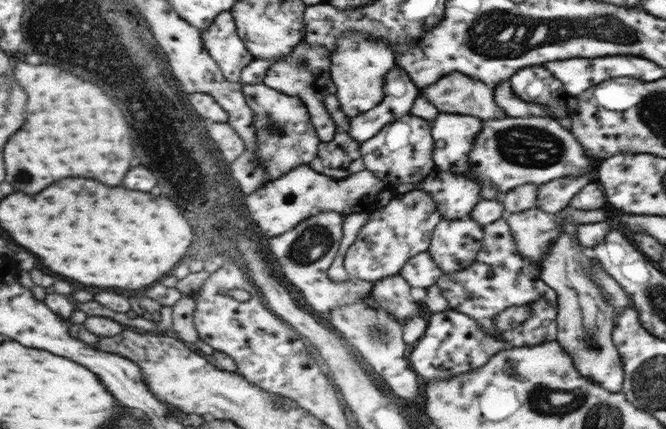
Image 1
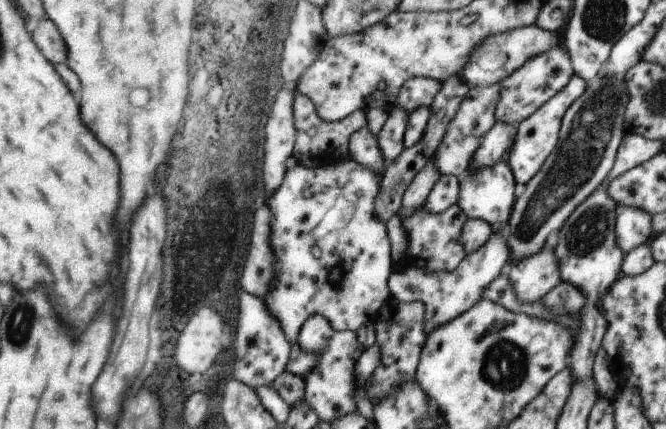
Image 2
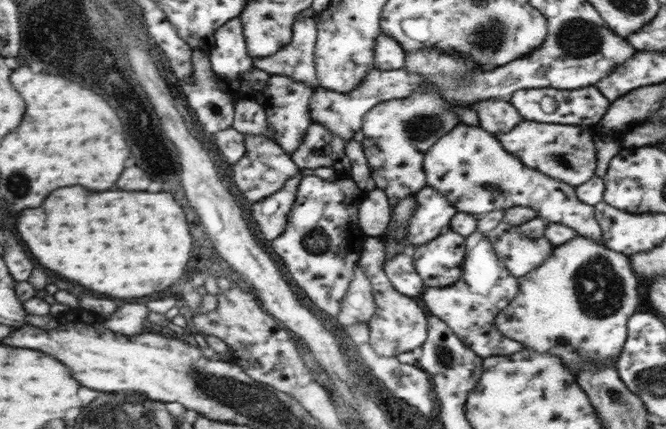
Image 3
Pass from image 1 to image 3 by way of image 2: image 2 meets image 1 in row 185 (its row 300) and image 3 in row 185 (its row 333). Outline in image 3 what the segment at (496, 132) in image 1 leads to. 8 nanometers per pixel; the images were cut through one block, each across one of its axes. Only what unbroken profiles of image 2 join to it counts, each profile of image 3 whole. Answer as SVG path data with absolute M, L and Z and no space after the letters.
M521 120L513 132L503 132L497 136L505 148L509 148L509 154L517 156L527 168L539 170L545 176L565 182L573 188L585 184L595 176L595 148L593 140L587 134L587 130L579 126L561 126L561 124L541 124L531 120Z

